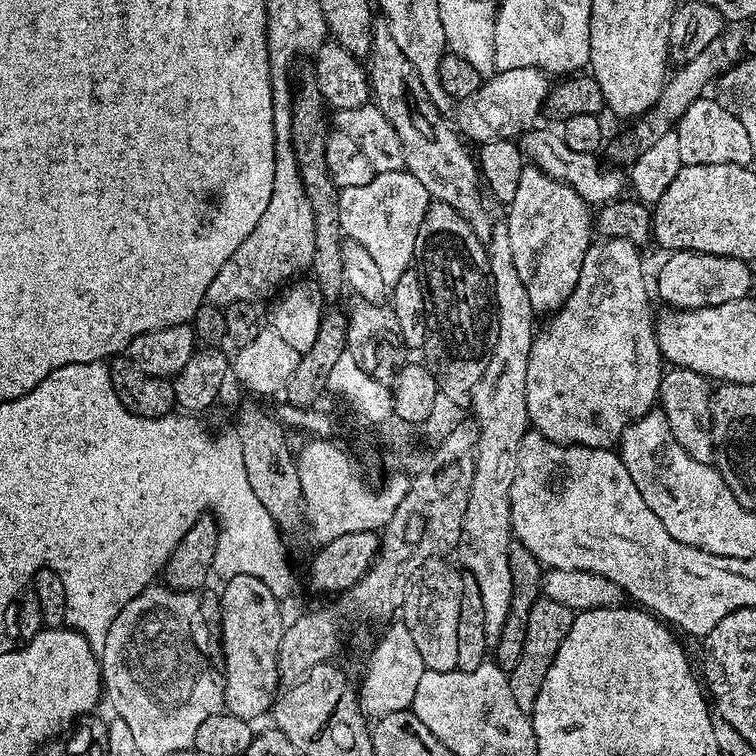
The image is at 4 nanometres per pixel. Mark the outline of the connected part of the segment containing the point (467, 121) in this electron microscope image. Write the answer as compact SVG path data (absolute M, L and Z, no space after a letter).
M515 68L487 77L477 92L459 101L459 131L476 146L491 140L519 138L539 121L536 119L541 119L549 89L549 77L539 68Z

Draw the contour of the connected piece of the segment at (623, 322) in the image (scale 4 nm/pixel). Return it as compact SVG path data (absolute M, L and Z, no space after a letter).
M604 238L599 242L593 243L591 247L588 249L588 253L586 254L586 258L582 262L582 270L578 274L578 282L574 286L574 290L570 294L570 298L566 298L566 302L560 309L551 317L552 320L548 324L548 328L539 329L538 335L533 339L532 349L530 350L530 358L528 359L528 365L526 366L526 410L528 411L528 419L530 421L531 427L542 433L548 440L554 441L556 444L569 445L569 444L579 444L582 448L607 448L611 449L613 445L619 441L621 434L631 426L631 424L635 424L636 421L641 420L641 418L646 415L648 412L653 411L654 405L657 403L659 394L660 394L660 378L662 375L662 367L660 368L660 364L662 365L662 357L660 354L660 347L658 346L658 342L656 341L656 331L654 329L654 312L651 312L648 309L648 292L650 296L650 288L644 285L644 268L640 265L640 251L641 249L637 247L637 245L632 244L628 240L617 240L615 238Z

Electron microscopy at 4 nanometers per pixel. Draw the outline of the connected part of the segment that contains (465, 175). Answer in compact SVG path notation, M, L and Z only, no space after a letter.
M378 20L373 23L372 50L368 58L368 73L374 103L386 116L390 124L393 125L400 140L405 171L413 173L418 182L421 182L429 199L438 200L456 210L455 213L461 219L465 219L471 229L474 230L475 237L484 245L487 245L492 240L496 230L482 200L479 167L473 155L471 158L468 154L462 144L461 135L454 128L452 130L450 127L444 124L440 125L429 118L428 115L433 115L436 109L432 101L430 101L430 96L426 93L426 88L422 83L422 78L419 77L418 70L411 65L410 58L399 49L398 42L395 42L387 21Z

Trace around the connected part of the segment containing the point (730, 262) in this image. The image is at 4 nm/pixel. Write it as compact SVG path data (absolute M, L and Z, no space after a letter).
M673 252L669 260L660 268L656 276L654 292L665 300L672 310L686 308L713 308L722 302L742 300L749 295L752 288L752 272L743 260L729 256L711 256L698 252Z

